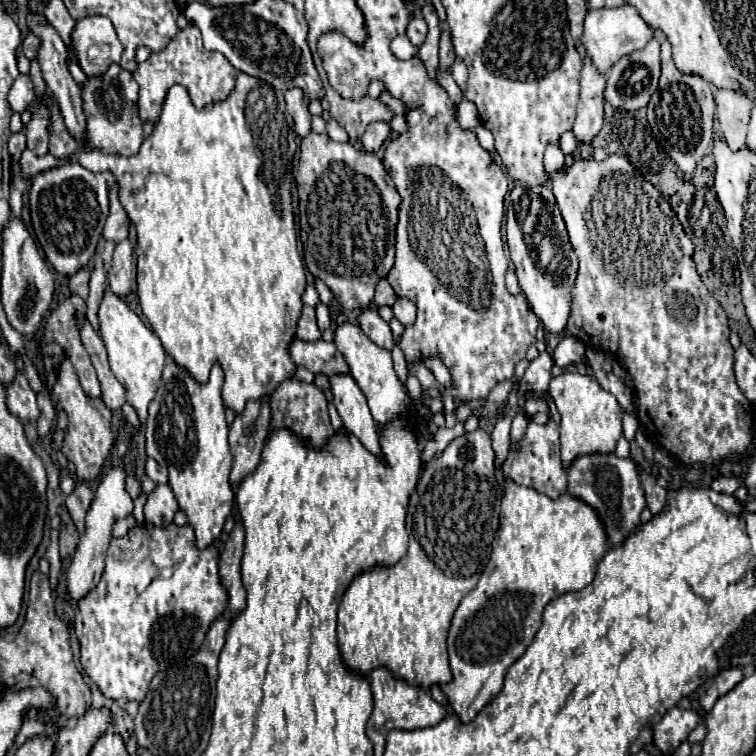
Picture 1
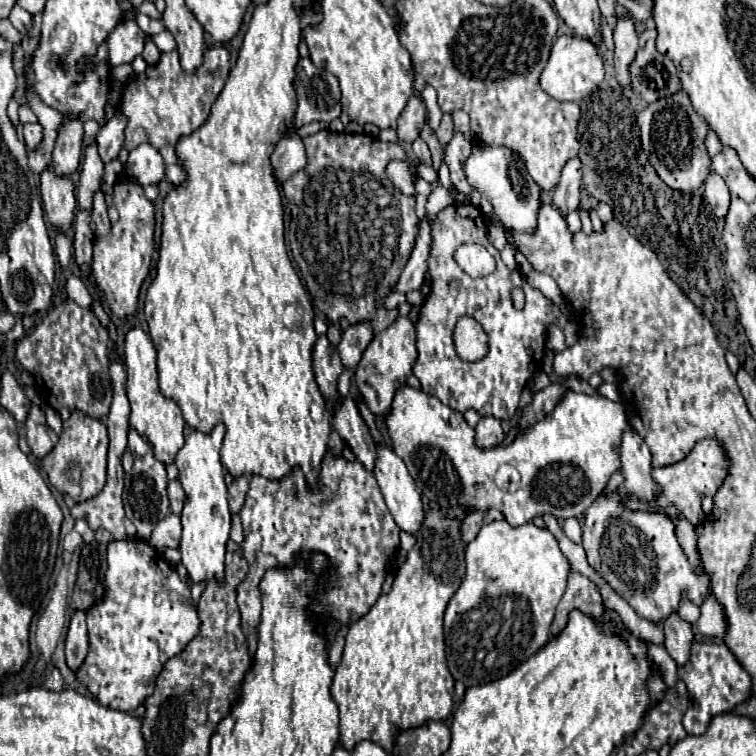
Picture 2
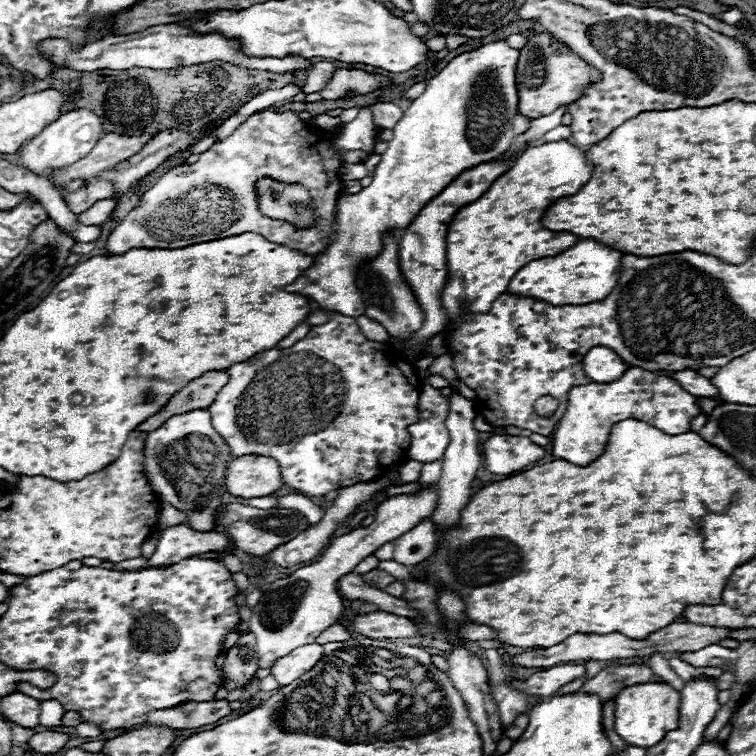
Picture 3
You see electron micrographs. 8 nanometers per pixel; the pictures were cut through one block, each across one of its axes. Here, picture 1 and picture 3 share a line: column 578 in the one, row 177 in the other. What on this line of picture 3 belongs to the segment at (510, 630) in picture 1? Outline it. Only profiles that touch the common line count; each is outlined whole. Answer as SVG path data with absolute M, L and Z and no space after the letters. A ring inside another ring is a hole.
M568 140L530 146L484 196L456 212L446 234L448 280L440 292L440 302L450 320L456 320L462 310L474 314L488 312L522 266L532 260L556 256L579 241L573 234L544 228L540 218L558 198L576 194L590 176L592 166L586 162L584 150L572 146Z

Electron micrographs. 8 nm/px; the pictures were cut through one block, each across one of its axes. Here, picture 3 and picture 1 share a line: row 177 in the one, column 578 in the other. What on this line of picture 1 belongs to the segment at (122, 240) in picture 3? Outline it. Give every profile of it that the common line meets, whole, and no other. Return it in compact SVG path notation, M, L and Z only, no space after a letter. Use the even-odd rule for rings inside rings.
M614 154L608 156L604 162L596 162L596 160L580 160L574 162L572 168L568 168L566 172L554 172L552 174L552 192L558 200L558 206L562 210L562 218L566 222L568 228L568 236L570 242L574 246L574 252L578 256L580 268L574 280L574 288L570 292L572 296L572 306L570 306L570 318L568 318L568 332L572 336L576 336L580 342L584 342L586 346L596 346L602 352L612 354L632 376L634 380L634 388L636 388L636 408L638 408L638 420L640 426L644 430L644 434L658 446L666 448L672 456L676 456L678 460L682 460L684 464L694 464L694 462L704 462L709 464L706 473L714 479L720 478L718 472L714 470L724 458L743 458L748 446L748 432L752 430L752 404L748 402L748 398L744 396L744 392L738 388L736 378L734 378L734 370L732 370L732 358L734 358L734 348L728 342L730 336L730 328L728 328L728 318L726 312L722 310L720 302L706 290L706 286L702 284L700 276L696 274L694 262L692 262L692 254L694 254L694 244L690 242L690 238L684 234L676 214L672 212L670 204L662 198L662 194L642 178L642 174L638 170L634 170L634 166L628 162L628 158L624 154Z

